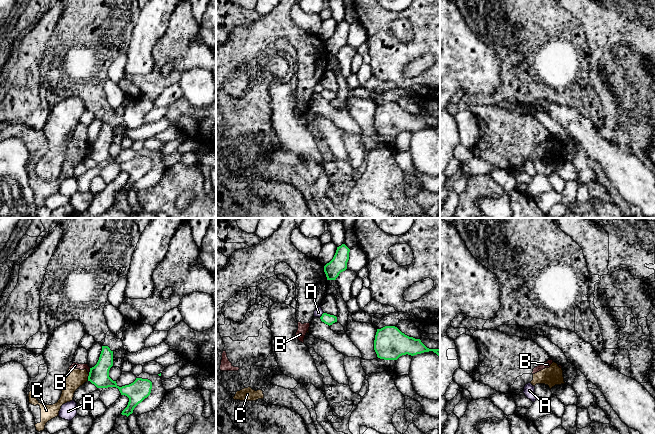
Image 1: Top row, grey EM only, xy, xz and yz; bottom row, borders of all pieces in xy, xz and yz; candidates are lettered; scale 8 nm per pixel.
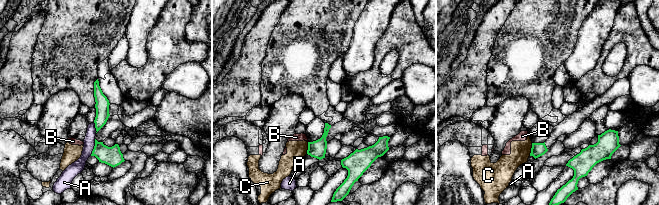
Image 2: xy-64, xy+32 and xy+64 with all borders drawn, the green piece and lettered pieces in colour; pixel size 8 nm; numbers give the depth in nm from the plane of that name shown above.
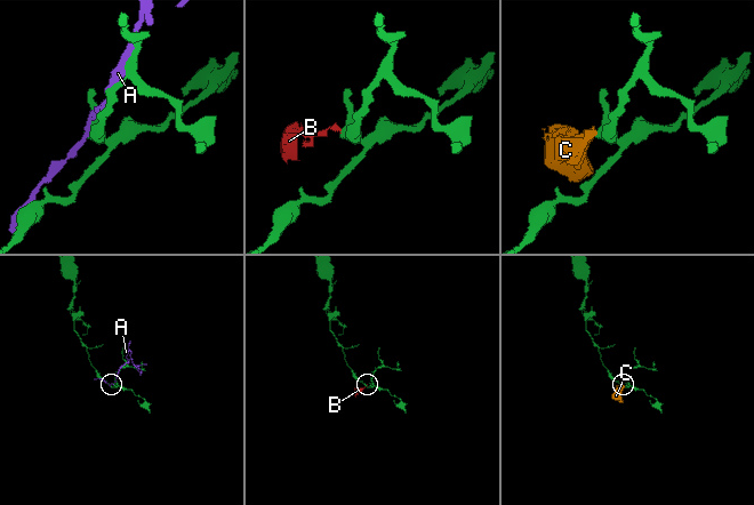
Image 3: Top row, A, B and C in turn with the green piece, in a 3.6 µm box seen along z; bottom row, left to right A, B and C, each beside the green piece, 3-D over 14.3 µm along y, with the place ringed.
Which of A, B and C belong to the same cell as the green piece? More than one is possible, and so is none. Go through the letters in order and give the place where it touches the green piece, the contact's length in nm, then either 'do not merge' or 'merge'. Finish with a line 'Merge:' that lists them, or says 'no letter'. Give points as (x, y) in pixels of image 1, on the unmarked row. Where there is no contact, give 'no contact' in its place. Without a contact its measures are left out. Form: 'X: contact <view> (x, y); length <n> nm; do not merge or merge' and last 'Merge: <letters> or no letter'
A: contact xz (322, 91); length 60 nm; do not merge
B: contact xy (90, 147); length 50 nm; do not merge
C: contact xy (88, 153); length 60 nm; do not merge
Merge: no letter

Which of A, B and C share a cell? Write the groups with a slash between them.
A / B C

